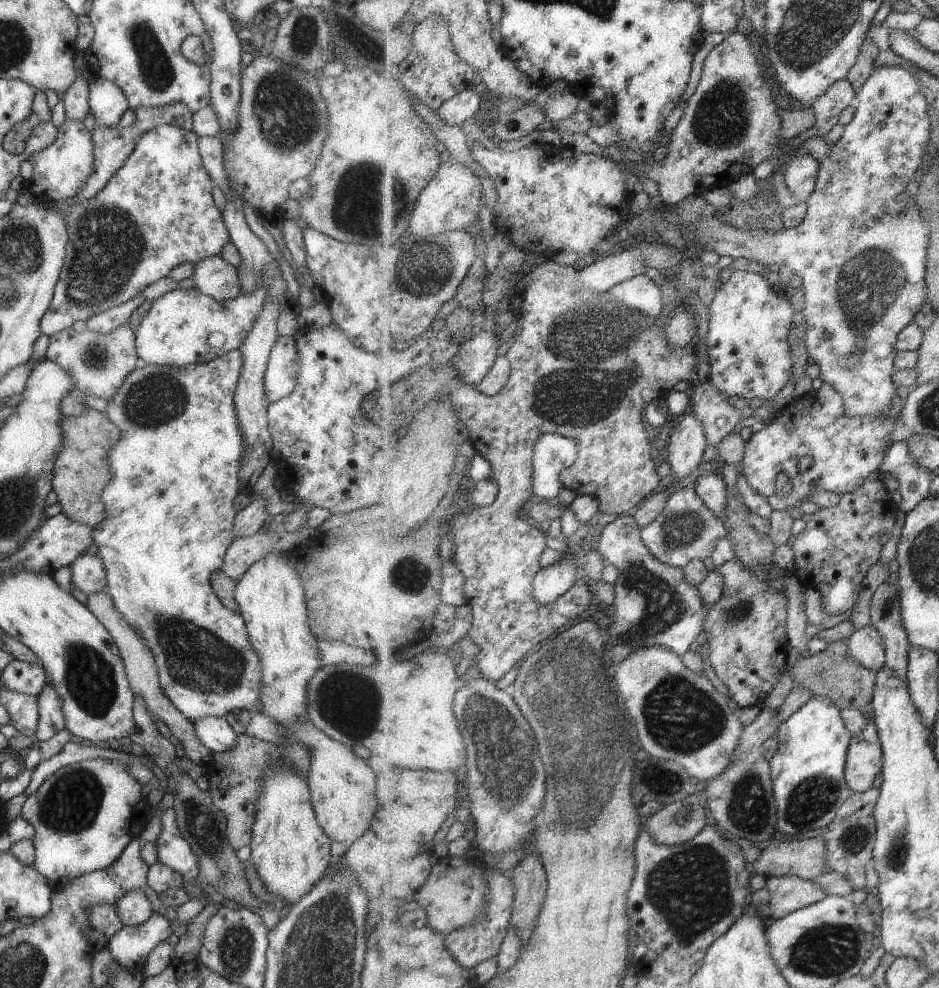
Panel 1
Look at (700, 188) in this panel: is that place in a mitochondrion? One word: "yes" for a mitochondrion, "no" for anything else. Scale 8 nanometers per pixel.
no

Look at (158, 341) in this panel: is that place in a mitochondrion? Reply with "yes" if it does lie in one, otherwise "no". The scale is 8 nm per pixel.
no

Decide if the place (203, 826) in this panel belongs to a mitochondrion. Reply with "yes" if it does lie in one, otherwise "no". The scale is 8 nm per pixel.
yes

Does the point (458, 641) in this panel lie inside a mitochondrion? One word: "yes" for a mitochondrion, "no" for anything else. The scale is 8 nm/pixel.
no

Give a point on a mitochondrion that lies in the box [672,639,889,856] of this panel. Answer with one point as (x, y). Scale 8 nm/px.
(747, 808)

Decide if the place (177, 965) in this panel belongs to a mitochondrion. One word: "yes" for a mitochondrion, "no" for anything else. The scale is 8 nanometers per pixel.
no

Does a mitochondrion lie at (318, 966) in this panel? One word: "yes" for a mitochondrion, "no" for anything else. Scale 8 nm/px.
yes

